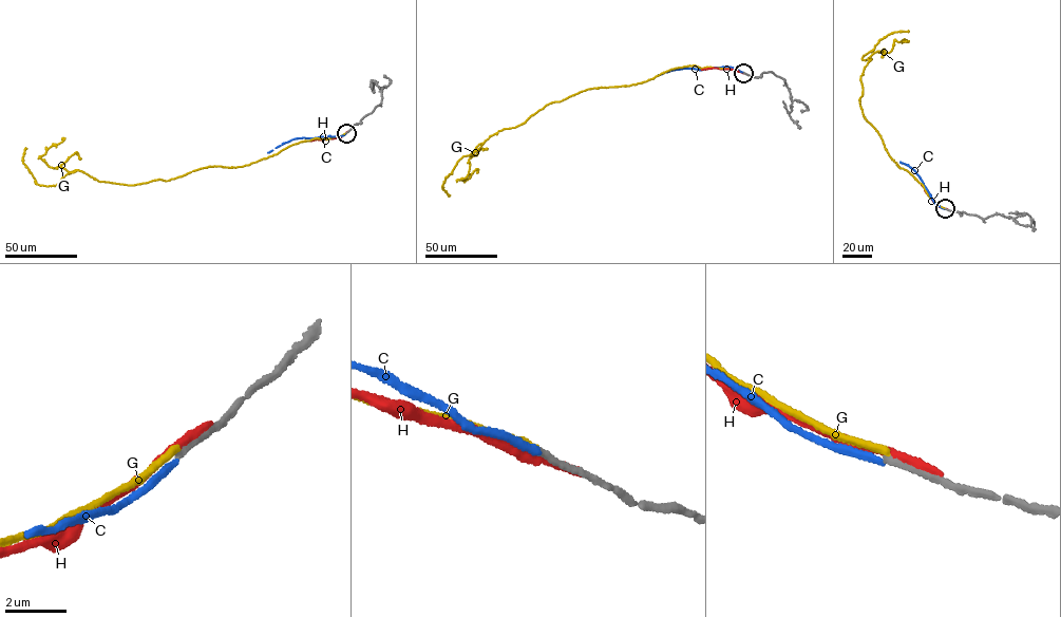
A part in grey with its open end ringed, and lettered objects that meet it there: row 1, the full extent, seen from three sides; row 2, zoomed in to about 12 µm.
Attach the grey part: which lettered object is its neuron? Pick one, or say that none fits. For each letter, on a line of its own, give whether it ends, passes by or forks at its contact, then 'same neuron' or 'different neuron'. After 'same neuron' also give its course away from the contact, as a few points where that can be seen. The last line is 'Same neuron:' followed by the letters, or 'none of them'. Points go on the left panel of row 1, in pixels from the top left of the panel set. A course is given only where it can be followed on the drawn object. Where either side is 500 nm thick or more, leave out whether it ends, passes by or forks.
C: it ends | different neuron
G: it ends | different neuron
H: it ends | different neuron
Same neuron: none of them

